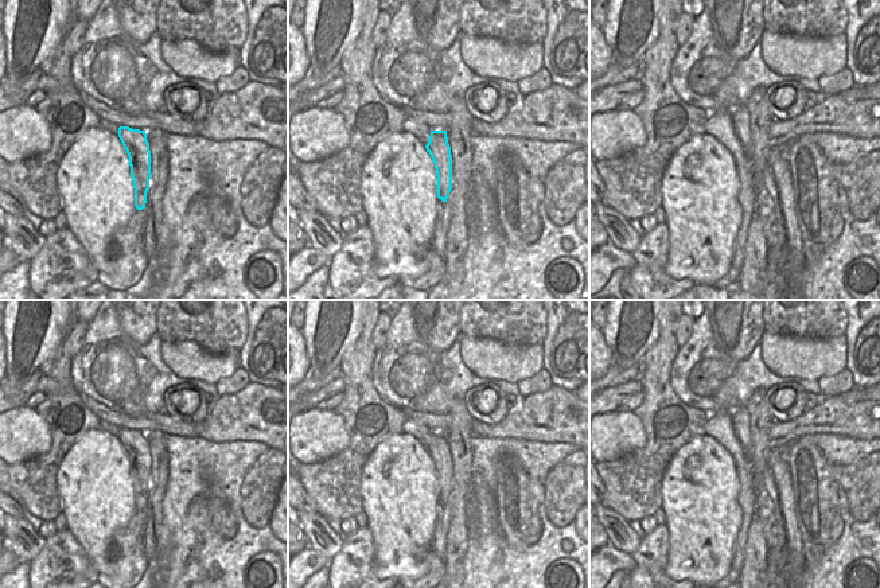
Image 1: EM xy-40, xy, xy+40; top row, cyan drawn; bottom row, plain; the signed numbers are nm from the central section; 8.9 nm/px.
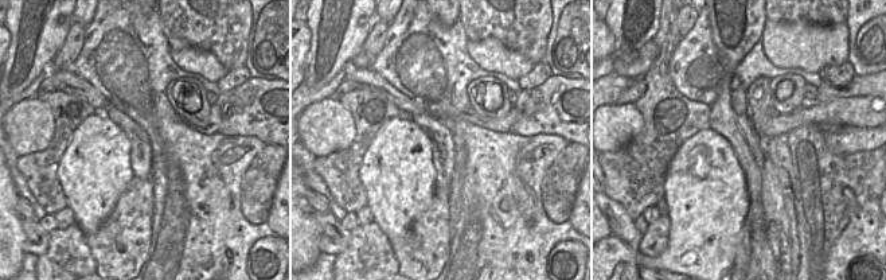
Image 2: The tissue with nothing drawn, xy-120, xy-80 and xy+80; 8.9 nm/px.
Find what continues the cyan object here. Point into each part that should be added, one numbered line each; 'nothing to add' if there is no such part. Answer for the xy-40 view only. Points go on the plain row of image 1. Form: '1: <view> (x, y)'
nothing to add

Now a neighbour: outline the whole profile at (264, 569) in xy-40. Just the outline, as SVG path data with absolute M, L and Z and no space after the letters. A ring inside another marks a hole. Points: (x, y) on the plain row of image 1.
M273 552L253 556L244 568L246 588L281 588L281 561Z

